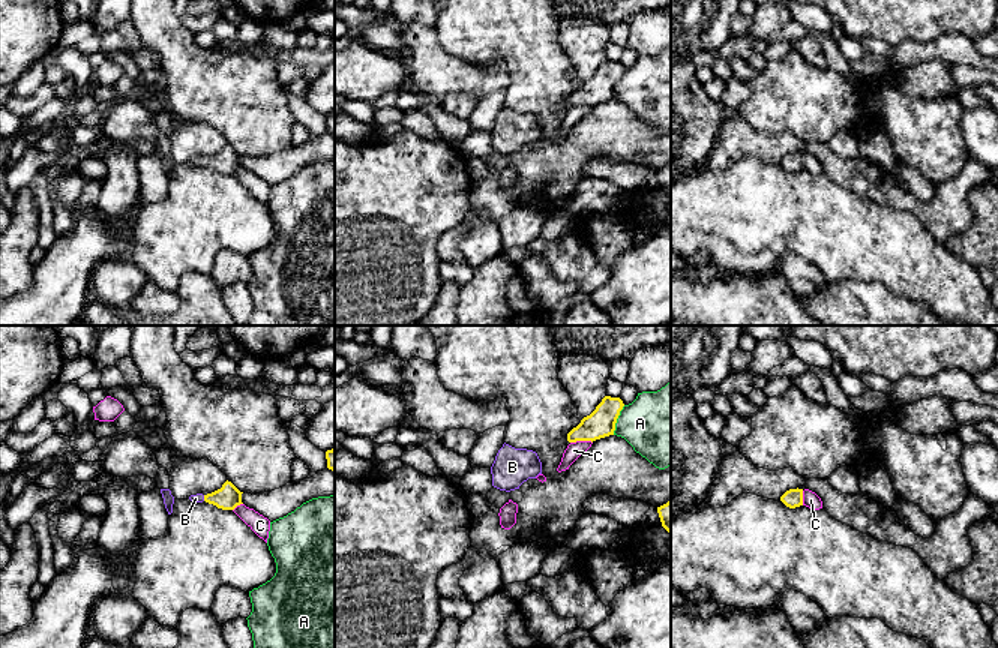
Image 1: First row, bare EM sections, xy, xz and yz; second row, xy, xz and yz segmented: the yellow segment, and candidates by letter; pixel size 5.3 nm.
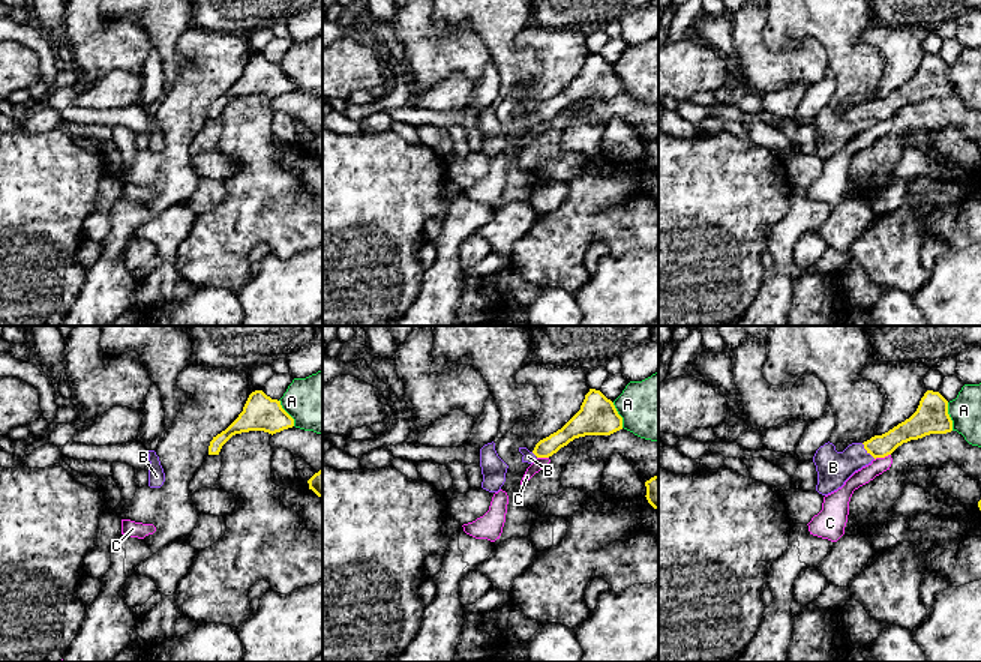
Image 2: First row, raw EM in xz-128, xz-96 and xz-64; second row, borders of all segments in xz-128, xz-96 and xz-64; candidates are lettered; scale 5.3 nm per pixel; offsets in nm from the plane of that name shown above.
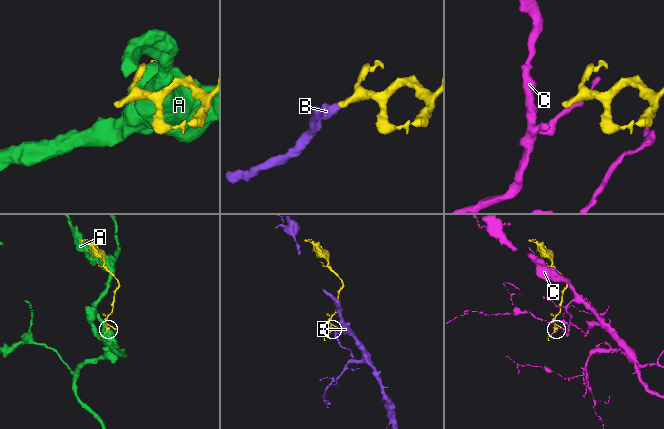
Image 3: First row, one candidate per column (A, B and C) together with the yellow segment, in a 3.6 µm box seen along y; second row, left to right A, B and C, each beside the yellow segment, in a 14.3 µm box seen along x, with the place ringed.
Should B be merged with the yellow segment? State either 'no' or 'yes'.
yes

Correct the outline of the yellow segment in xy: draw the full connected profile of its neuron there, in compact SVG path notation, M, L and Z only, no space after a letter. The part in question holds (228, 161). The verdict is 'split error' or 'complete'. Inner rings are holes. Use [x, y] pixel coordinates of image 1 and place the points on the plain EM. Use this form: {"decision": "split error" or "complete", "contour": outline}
{"decision": "split error", "contour": "M227 144L221 153L207 159L203 158L191 159L189 164L192 166L206 165L222 174L234 174L237 170L243 168L242 158L243 156L240 156L231 146Z"}

